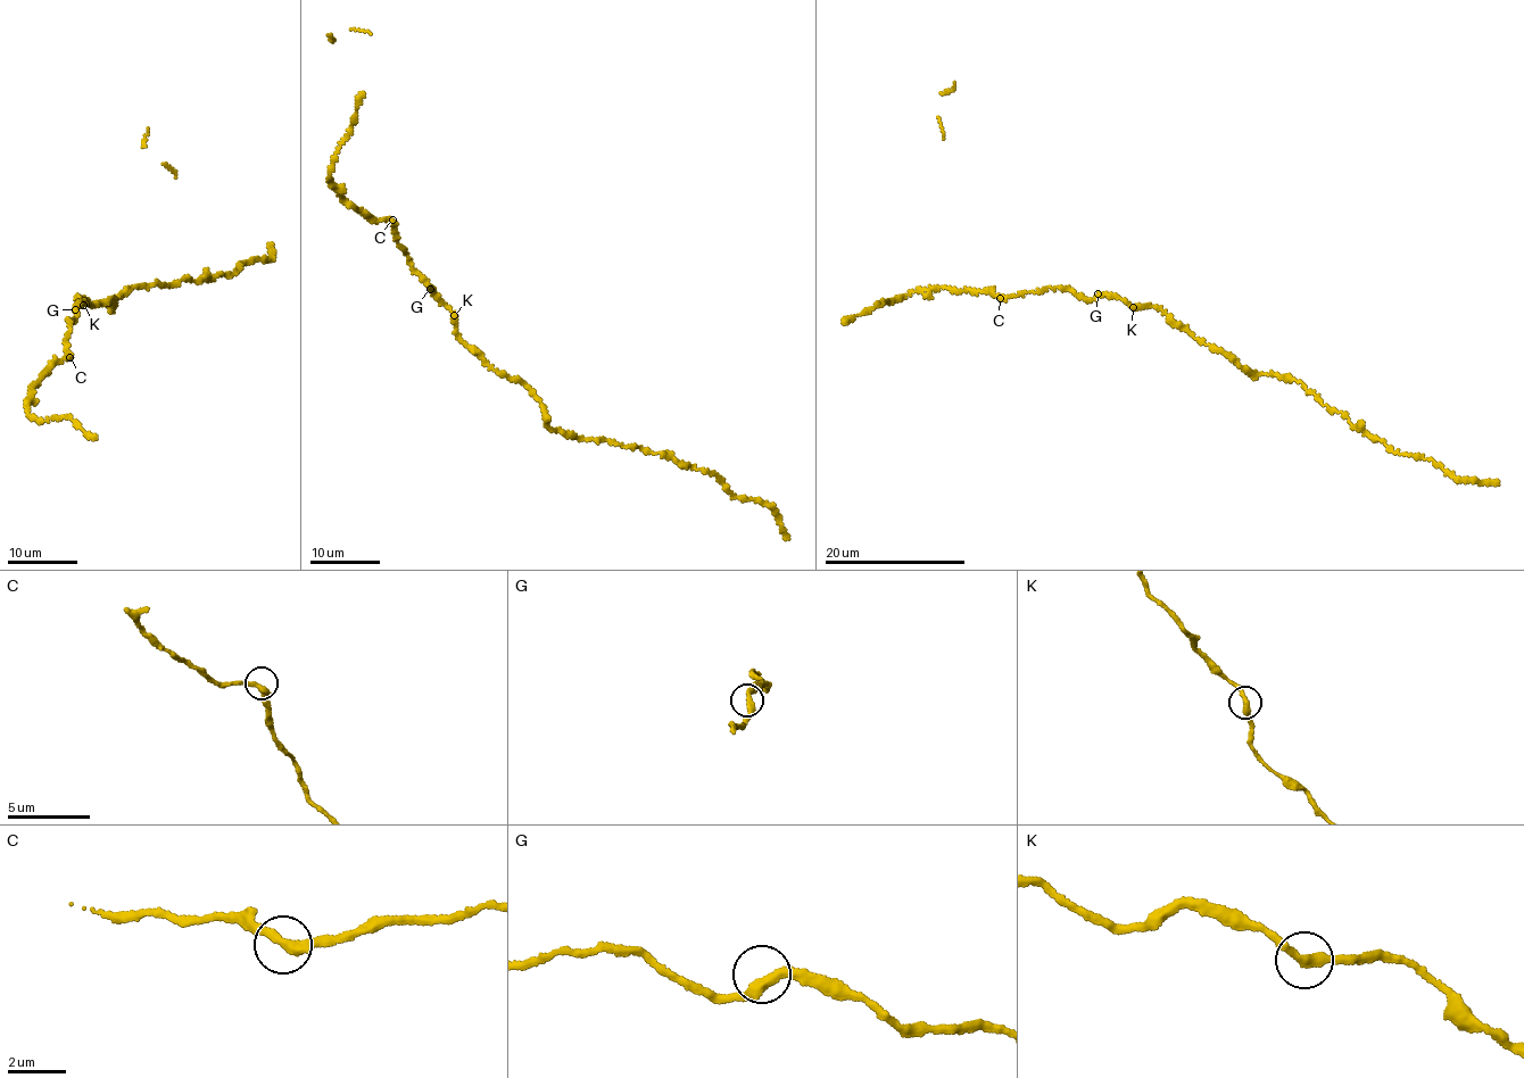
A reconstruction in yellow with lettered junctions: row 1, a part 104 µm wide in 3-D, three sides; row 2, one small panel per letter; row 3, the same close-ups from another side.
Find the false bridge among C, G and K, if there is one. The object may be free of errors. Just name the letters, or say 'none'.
none

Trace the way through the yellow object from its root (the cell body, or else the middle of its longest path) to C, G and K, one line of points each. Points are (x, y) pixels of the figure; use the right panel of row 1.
C: (1154, 306), (1132, 307), (1123, 300), (1106, 295), (1085, 300), (1068, 288), (1000, 298)
G: (1154, 306), (1132, 307), (1123, 300), (1098, 293)
K: (1154, 306), (1132, 307)

